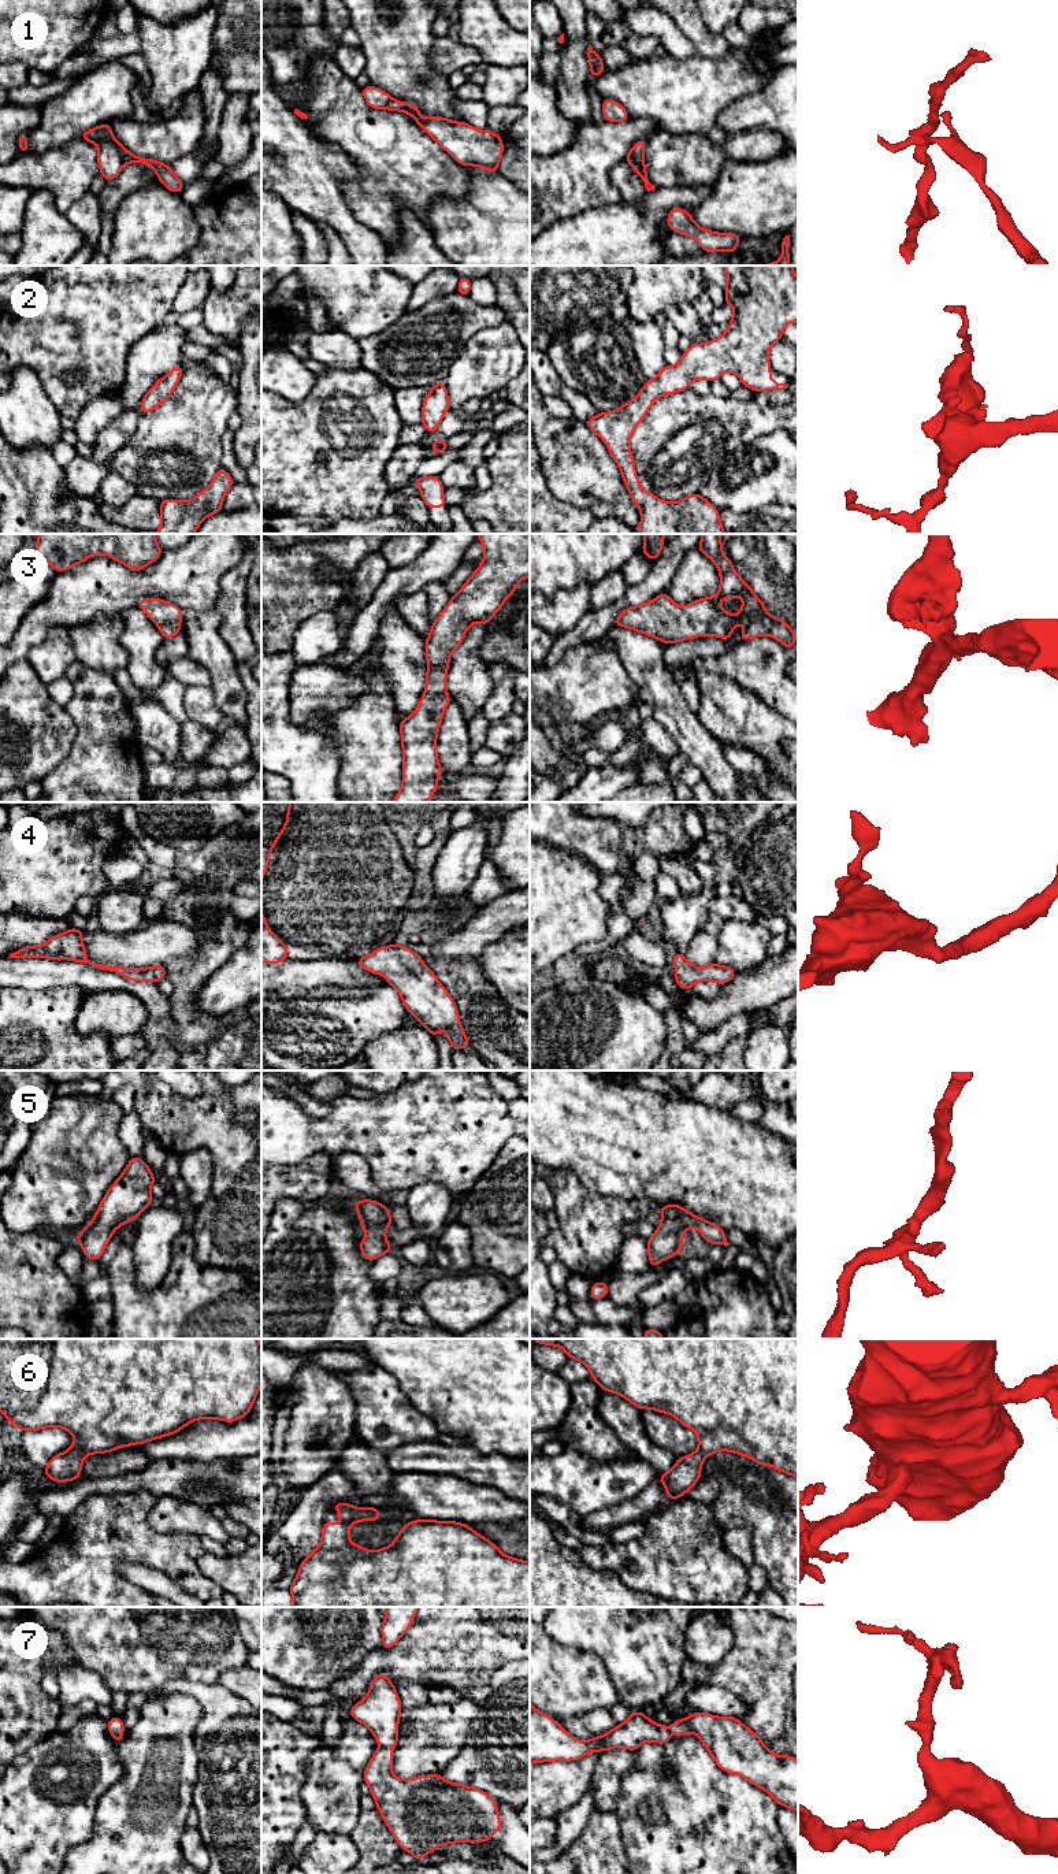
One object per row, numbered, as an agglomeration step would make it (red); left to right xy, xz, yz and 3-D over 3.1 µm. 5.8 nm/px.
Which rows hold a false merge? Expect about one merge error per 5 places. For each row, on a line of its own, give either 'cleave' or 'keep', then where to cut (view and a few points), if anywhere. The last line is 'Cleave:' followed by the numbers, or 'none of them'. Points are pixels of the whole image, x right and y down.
1: cleave | xy (91, 140), (111, 138), (117, 144), (123, 163)
2: keep | no cut
3: keep | no cut
4: keep | no cut
5: keep | no cut
6: keep | no cut
7: keep | no cut
Cleave: 1

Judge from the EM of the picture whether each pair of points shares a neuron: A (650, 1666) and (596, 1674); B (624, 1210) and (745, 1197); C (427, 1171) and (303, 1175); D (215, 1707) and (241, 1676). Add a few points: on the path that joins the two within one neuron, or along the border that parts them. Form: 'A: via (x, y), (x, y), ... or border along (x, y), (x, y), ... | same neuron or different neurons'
A: border along (586, 1650), (602, 1661), (620, 1700) | different neurons
B: border along (622, 1197), (648, 1198), (654, 1205) | different neurons
C: border along (333, 1156), (314, 1153), (301, 1162) | different neurons
D: border along (216, 1681), (244, 1700) | different neurons

